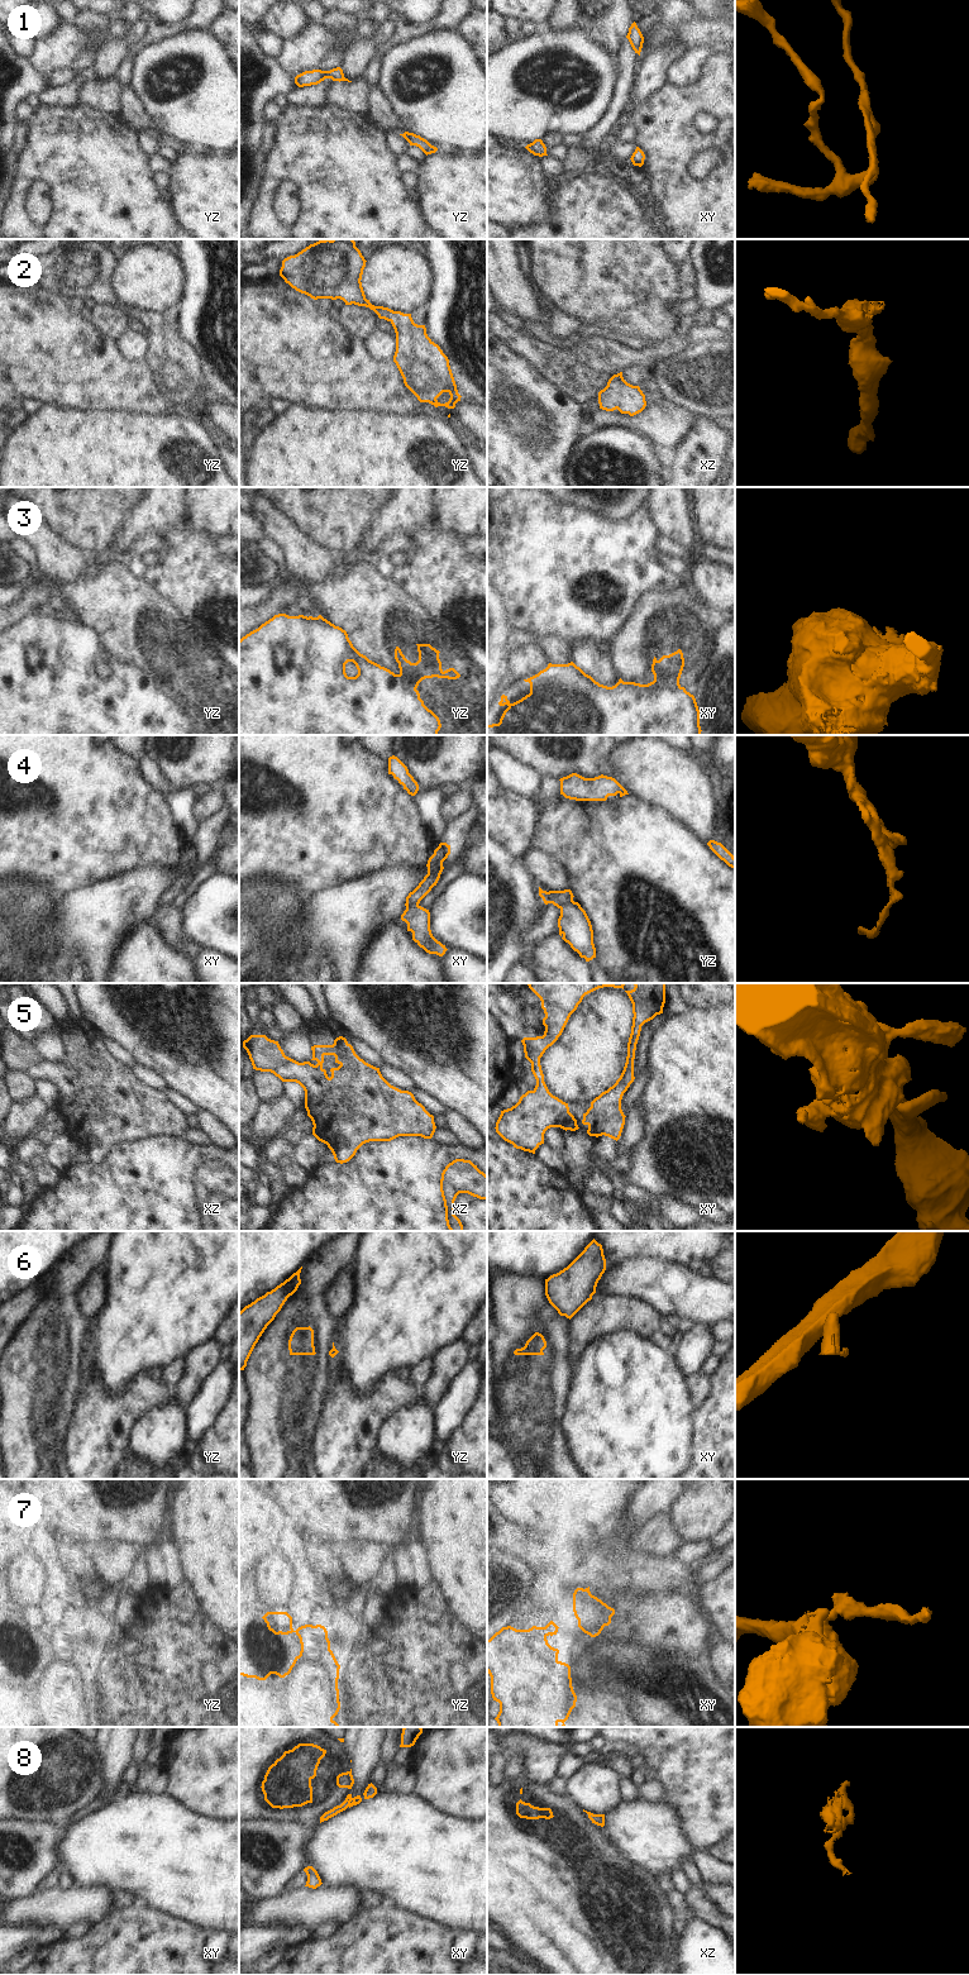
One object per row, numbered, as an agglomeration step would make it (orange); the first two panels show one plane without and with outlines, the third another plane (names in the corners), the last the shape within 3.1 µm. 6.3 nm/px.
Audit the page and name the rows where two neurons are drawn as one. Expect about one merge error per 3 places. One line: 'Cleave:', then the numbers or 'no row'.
Cleave: 3, 4, 6, 8

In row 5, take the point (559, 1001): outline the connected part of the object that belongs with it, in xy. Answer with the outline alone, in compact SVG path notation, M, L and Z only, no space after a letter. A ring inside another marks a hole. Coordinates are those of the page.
M528 983L528 986L540 998L545 1013L544 1035L521 1040L536 1086L522 1094L515 1106L501 1111L495 1129L514 1148L535 1154L535 1150L544 1144L548 1129L560 1127L565 1131L579 1129L577 1120L569 1112L568 1103L549 1092L540 1058L562 1035L571 1015L586 994L603 987L624 989L625 983Z

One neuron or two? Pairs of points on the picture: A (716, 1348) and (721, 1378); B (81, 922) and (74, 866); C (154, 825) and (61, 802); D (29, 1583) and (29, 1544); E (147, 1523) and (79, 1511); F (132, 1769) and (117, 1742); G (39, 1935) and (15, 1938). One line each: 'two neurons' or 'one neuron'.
A: two neurons
B: two neurons
C: one neuron
D: one neuron
E: one neuron
F: two neurons
G: one neuron

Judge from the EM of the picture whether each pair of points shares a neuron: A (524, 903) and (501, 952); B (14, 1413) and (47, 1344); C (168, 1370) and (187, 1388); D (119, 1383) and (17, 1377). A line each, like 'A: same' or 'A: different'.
A: same
B: same
C: different
D: different

